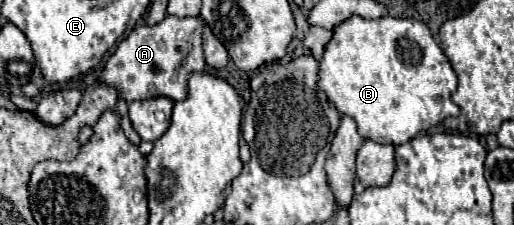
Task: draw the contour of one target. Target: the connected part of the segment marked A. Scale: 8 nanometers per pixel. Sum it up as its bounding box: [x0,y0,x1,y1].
[98,16,206,102]

